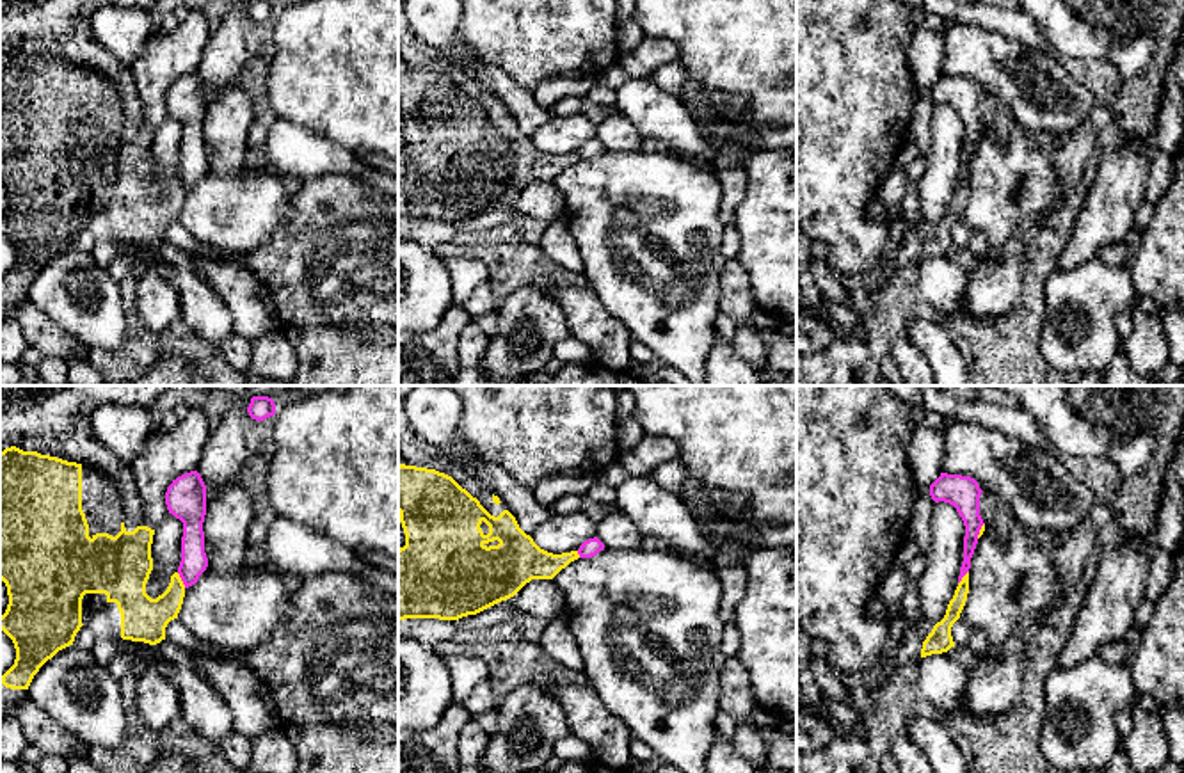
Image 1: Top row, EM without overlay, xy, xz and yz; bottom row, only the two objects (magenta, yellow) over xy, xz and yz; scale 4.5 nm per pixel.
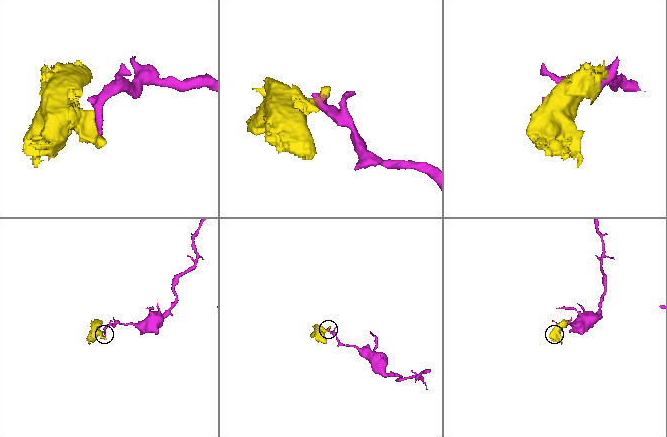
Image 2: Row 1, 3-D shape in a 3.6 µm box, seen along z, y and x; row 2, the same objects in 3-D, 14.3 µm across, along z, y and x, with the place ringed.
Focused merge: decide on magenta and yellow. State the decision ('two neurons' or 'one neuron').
two neurons

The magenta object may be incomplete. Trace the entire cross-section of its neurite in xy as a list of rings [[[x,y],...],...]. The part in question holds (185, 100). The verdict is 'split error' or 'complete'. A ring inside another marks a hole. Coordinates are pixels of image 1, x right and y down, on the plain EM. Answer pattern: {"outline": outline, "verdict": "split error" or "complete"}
{"outline": [[[197,73],[172,82],[165,94],[169,116],[183,124],[181,163],[178,176],[185,190],[197,185],[208,169],[203,124],[206,117],[206,87]]], "verdict": "complete"}

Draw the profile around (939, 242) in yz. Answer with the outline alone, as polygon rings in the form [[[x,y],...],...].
[[[969,174],[958,185],[955,197],[948,206],[944,220],[933,227],[932,235],[923,243],[921,259],[932,256],[942,256],[948,254],[951,249],[955,249],[951,229],[960,220],[960,215],[967,203],[967,195],[969,195]]]

